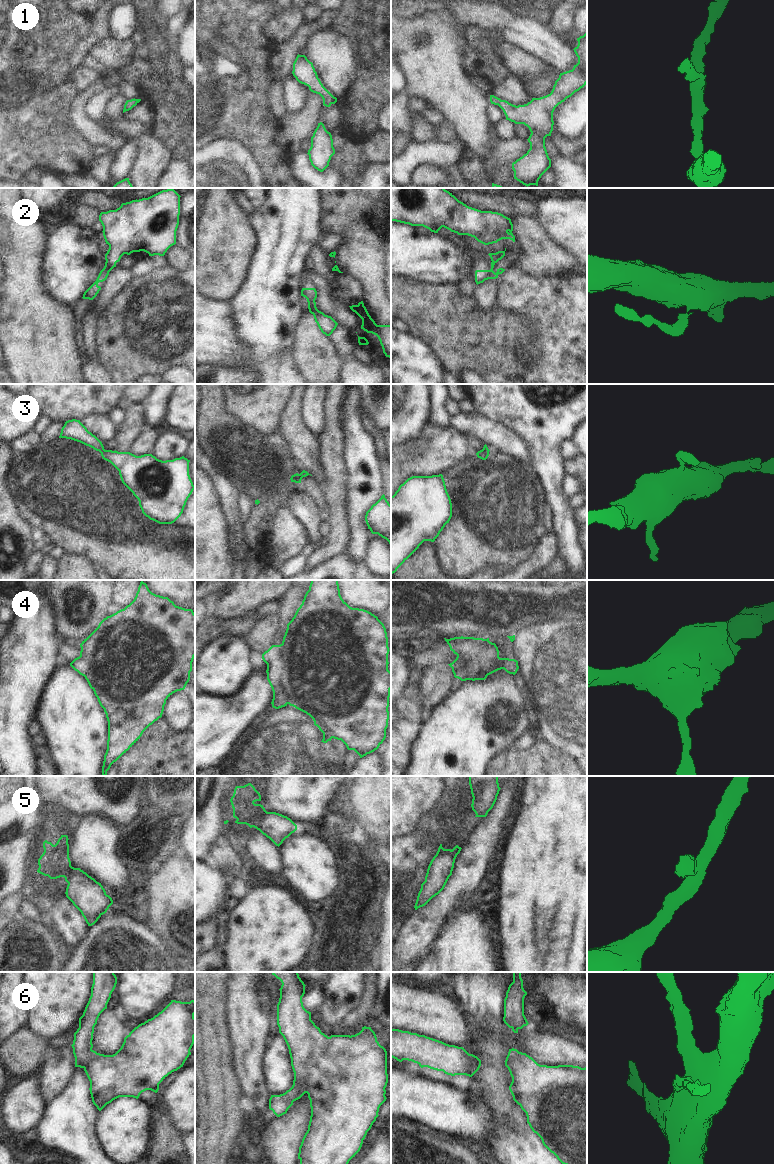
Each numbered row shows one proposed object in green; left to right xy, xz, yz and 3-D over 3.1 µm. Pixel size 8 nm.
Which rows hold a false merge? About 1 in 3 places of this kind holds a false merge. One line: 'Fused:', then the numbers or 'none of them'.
Fused: 3, 5

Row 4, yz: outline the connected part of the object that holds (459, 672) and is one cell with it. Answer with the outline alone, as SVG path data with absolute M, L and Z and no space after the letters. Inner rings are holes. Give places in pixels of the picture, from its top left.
M461 636L444 639L450 650L457 655L448 665L454 677L461 681L485 680L488 675L501 669L515 675L519 669L517 660L499 657L498 647L489 638Z

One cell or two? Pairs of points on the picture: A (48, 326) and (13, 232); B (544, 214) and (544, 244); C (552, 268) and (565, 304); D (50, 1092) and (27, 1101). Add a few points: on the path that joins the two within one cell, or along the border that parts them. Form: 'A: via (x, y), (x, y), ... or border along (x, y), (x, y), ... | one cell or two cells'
A: via (25, 303), (22, 292), (21, 255) | one cell
B: border along (535, 217), (539, 225), (559, 245) | two cells
C: border along (575, 272), (565, 277), (531, 276) | two cells
D: border along (37, 1078), (40, 1084), (42, 1099), (46, 1104) | two cells

